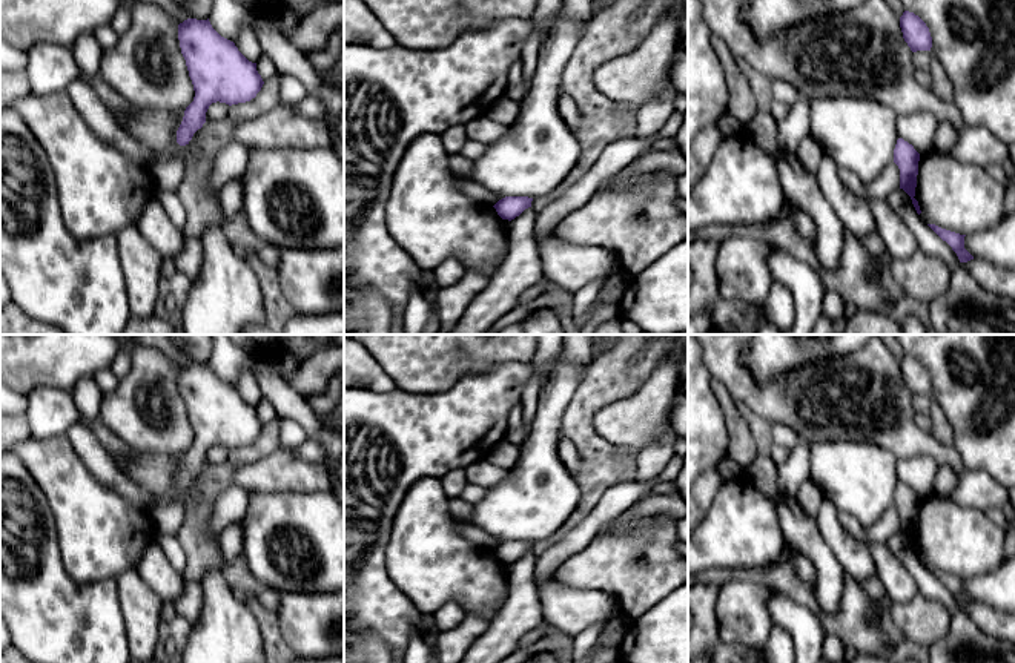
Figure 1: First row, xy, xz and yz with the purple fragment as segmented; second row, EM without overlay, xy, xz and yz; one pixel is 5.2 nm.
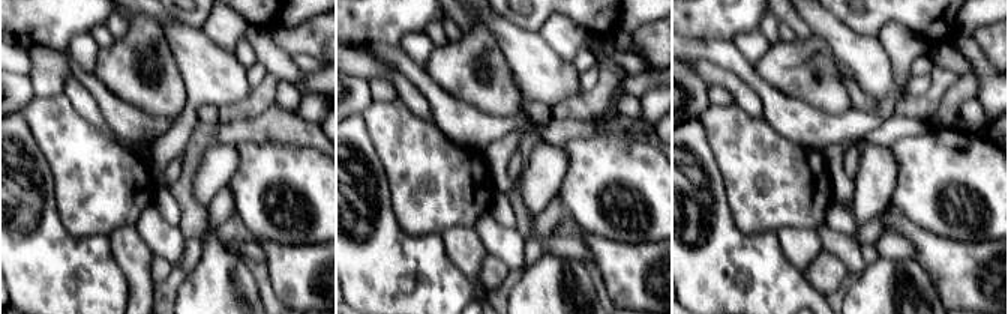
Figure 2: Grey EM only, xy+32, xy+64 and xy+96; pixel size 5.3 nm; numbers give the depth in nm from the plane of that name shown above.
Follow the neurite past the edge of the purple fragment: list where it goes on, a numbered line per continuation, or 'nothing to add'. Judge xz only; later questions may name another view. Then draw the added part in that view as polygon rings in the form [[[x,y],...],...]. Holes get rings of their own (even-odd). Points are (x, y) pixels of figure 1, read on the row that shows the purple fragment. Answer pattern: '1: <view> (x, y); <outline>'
nothing to add

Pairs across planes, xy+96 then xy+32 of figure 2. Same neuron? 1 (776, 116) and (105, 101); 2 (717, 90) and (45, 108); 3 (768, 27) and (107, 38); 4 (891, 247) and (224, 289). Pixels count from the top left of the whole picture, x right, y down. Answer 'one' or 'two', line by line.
1: one
2: two
3: one
4: two

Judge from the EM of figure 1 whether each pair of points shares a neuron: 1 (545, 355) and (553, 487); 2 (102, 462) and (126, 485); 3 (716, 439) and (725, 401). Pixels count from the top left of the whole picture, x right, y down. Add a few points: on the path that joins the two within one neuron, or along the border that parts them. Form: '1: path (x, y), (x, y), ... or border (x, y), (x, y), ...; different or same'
1: border (561, 350), (545, 367), (536, 401); different
2: path (106, 468), (120, 482); same
3: border (713, 379), (711, 389), (724, 415), (730, 447); different

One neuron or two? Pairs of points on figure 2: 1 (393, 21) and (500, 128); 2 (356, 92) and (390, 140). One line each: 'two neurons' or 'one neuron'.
1: two neurons
2: two neurons

